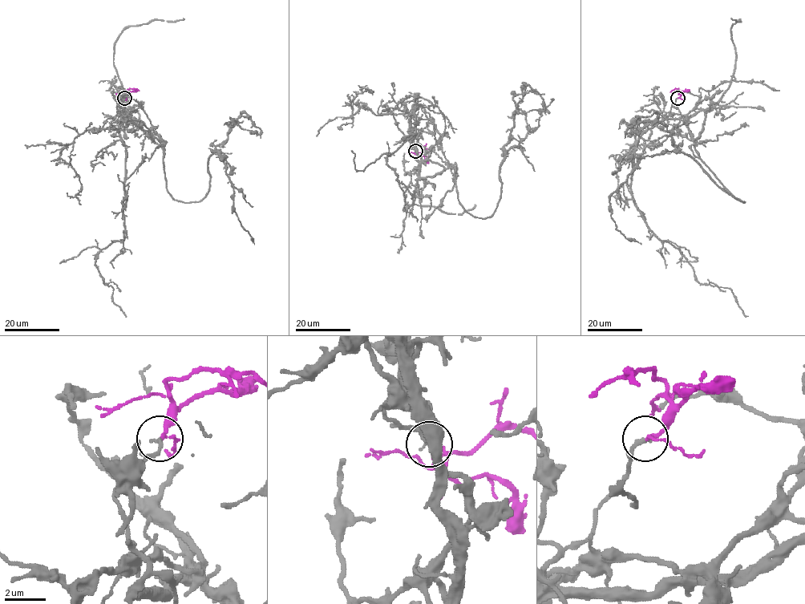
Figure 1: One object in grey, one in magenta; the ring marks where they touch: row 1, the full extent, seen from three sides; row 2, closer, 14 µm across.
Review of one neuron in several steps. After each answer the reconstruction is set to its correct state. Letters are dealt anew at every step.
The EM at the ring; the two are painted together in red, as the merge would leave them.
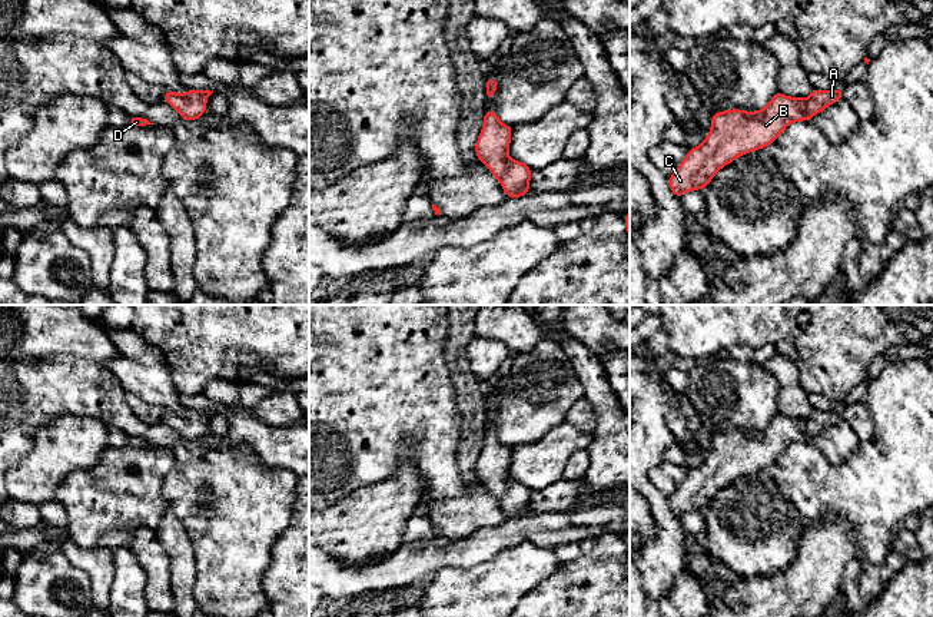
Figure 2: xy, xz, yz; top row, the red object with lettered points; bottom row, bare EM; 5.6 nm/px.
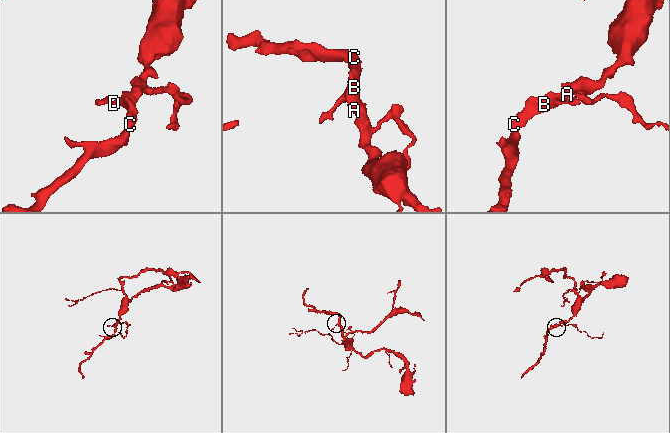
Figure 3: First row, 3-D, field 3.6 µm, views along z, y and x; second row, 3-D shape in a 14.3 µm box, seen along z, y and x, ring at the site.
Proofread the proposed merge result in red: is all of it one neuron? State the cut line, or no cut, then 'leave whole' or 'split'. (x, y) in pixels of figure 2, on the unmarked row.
cut none; leave whole

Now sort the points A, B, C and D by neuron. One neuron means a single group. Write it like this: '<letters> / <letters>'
A B C D

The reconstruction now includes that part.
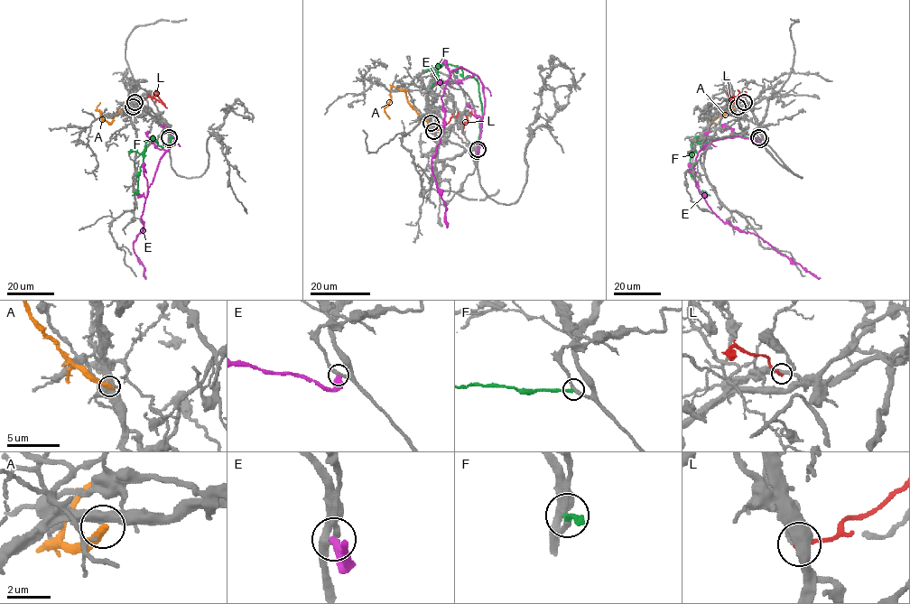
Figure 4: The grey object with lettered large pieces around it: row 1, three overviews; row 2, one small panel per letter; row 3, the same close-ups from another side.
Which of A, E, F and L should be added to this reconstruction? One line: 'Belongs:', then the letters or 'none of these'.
Belongs: F

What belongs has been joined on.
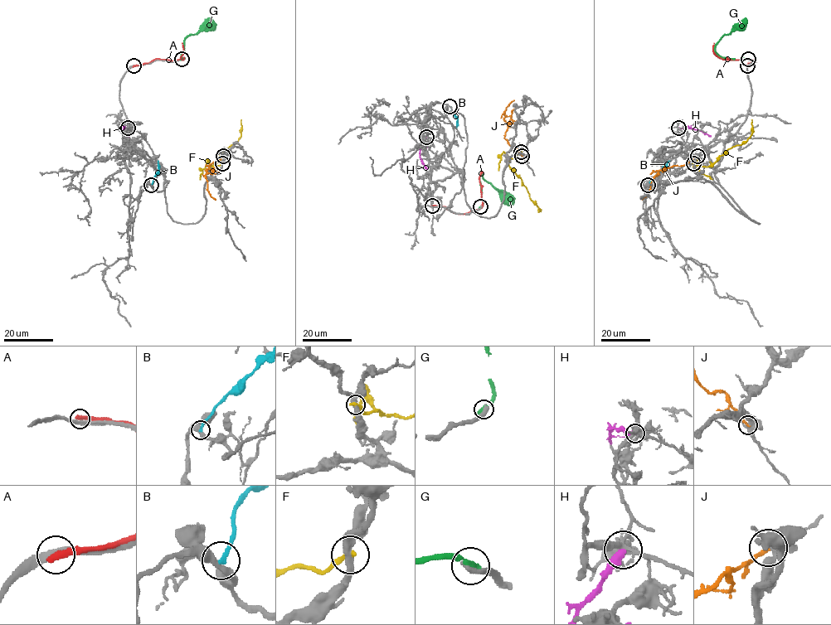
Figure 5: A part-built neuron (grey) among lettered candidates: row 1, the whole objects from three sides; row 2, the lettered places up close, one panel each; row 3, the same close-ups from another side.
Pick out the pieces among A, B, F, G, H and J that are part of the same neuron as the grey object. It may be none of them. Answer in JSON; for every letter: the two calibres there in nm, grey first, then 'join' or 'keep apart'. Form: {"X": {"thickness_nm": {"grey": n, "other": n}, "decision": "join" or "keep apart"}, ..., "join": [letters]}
{"A": {"thickness_nm": {"grey": 320, "other": 360}, "decision": "keep apart"}, "B": {"thickness_nm": {"grey": 300, "other": 220}, "decision": "keep apart"}, "F": {"thickness_nm": {"grey": 320, "other": 280}, "decision": "keep apart"}, "G": {"thickness_nm": {"grey": 360, "other": 360}, "decision": "keep apart"}, "H": {"thickness_nm": {"grey": 260, "other": 420}, "decision": "keep apart"}, "J": {"thickness_nm": {"grey": 460, "other": 200}, "decision": "keep apart"}, "join": []}

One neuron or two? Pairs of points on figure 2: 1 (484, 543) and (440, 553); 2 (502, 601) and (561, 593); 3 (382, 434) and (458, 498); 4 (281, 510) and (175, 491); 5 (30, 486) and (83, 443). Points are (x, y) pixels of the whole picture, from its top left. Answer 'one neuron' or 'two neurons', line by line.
1: one neuron
2: two neurons
3: one neuron
4: one neuron
5: one neuron

